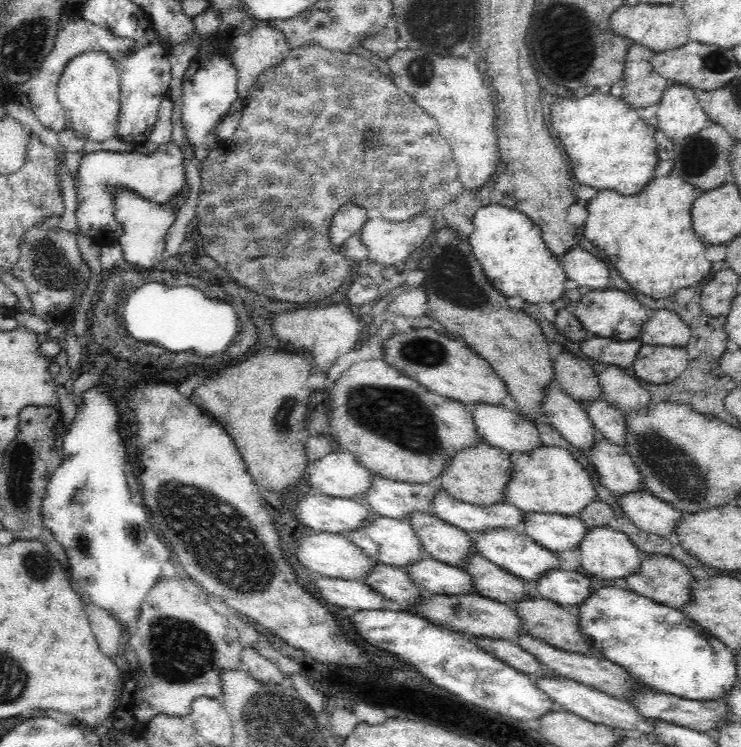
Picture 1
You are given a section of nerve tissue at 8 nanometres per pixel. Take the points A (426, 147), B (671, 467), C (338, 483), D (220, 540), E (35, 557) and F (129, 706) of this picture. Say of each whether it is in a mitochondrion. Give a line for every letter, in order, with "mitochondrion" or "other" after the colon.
A: other
B: mitochondrion
C: other
D: mitochondrion
E: mitochondrion
F: other

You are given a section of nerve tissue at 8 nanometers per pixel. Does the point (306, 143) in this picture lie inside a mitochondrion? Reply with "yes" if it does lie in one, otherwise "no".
yes

